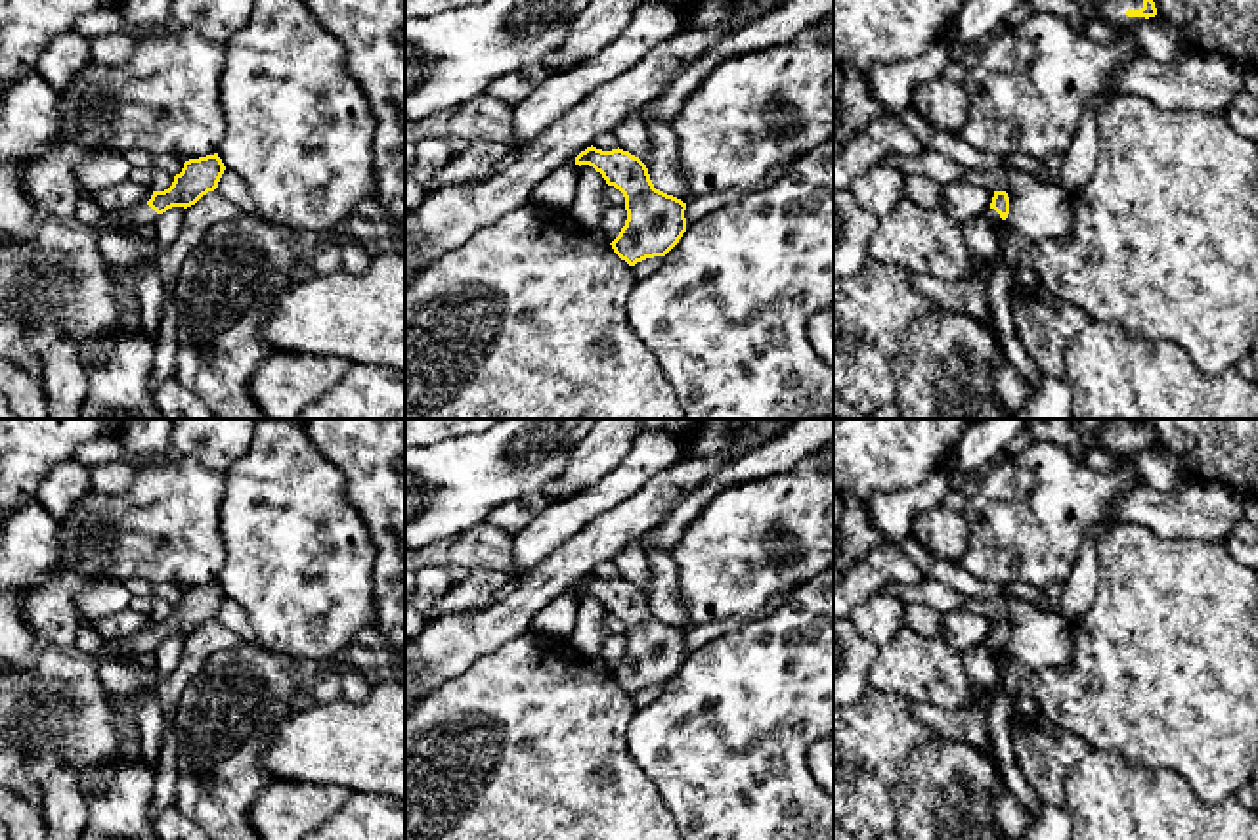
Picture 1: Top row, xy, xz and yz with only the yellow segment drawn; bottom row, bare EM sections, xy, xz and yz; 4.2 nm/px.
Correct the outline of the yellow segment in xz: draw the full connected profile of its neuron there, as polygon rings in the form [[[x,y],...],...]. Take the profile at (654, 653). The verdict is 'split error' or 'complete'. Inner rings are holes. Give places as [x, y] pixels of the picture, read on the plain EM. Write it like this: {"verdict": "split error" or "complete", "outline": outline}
{"verdict": "complete", "outline": [[[587,576],[575,593],[589,593],[625,626],[627,649],[610,672],[629,695],[665,685],[686,660],[686,631],[654,616],[646,593],[623,578]]]}

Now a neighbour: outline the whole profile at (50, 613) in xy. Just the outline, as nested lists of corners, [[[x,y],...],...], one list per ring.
[[[55,568],[44,587],[25,591],[21,616],[34,631],[36,641],[57,649],[73,649],[80,612],[75,603],[78,589],[101,578],[73,568]]]

